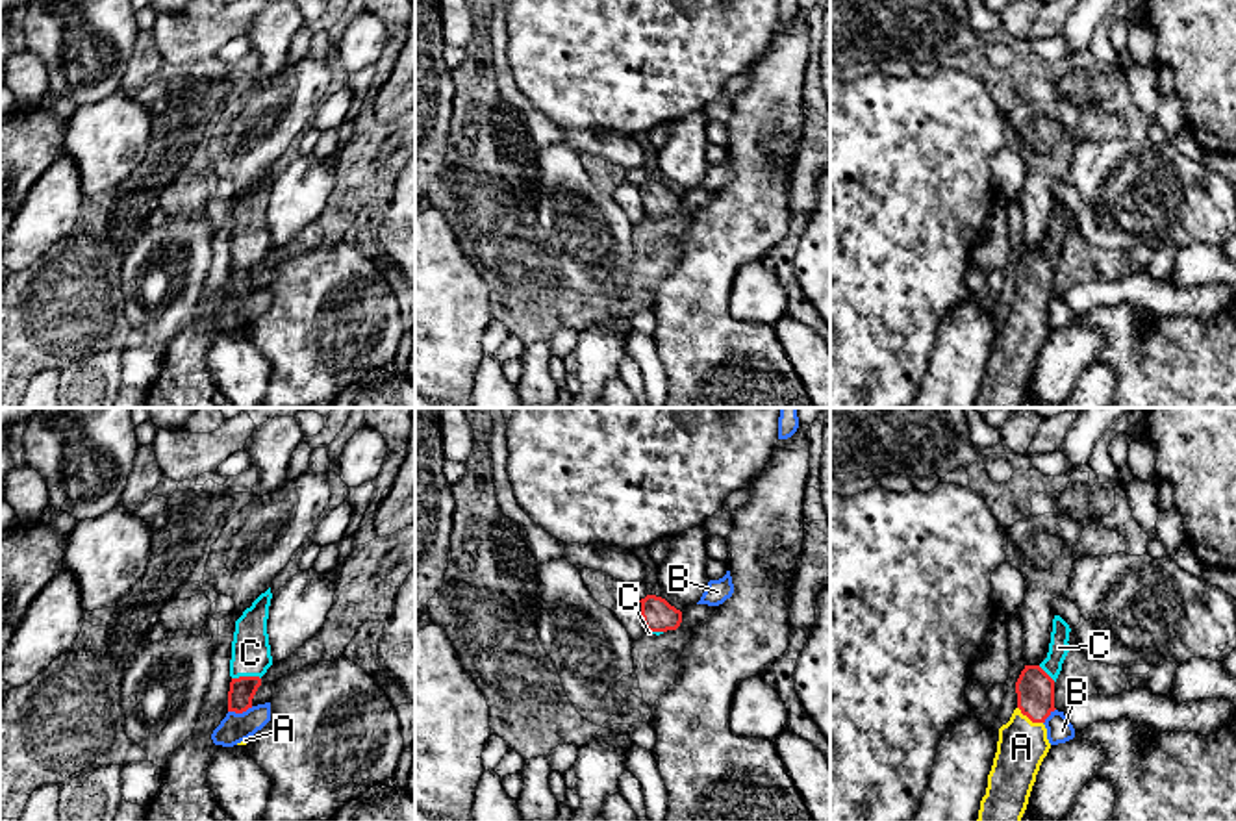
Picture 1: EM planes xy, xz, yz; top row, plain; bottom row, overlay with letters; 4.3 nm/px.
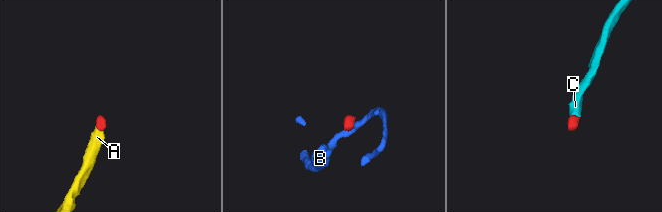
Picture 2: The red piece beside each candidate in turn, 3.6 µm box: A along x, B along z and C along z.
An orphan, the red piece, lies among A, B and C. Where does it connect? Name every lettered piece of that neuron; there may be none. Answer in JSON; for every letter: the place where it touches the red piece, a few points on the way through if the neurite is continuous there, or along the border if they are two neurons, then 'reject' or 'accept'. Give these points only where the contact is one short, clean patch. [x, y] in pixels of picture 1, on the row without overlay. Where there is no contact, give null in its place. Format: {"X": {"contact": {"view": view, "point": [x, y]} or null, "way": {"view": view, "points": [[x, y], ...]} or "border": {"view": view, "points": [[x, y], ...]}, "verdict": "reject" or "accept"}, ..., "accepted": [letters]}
{"A": {"contact": {"view": "yz", "point": [1029, 303]}, "way": {"view": "yz", "points": [[1034, 273], [1034, 291], [1029, 303], [1021, 332]]}, "verdict": "accept"}, "B": {"contact": {"view": "xy", "point": [239, 297]}, "border": {"view": "xy", "points": [[252, 291], [241, 297], [228, 297]]}, "verdict": "reject"}, "C": {"contact": {"view": "xy", "point": [245, 262]}, "way": {"view": "xy", "points": [[241, 277], [245, 262], [251, 238]]}, "verdict": "accept"}, "accepted": ["A", "C"]}

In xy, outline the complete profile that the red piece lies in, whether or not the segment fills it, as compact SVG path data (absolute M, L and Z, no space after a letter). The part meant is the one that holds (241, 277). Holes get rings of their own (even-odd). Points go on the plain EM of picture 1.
M271 172L235 206L230 245L228 297L243 298L252 293L252 284L261 271L261 261L272 250L267 204Z

